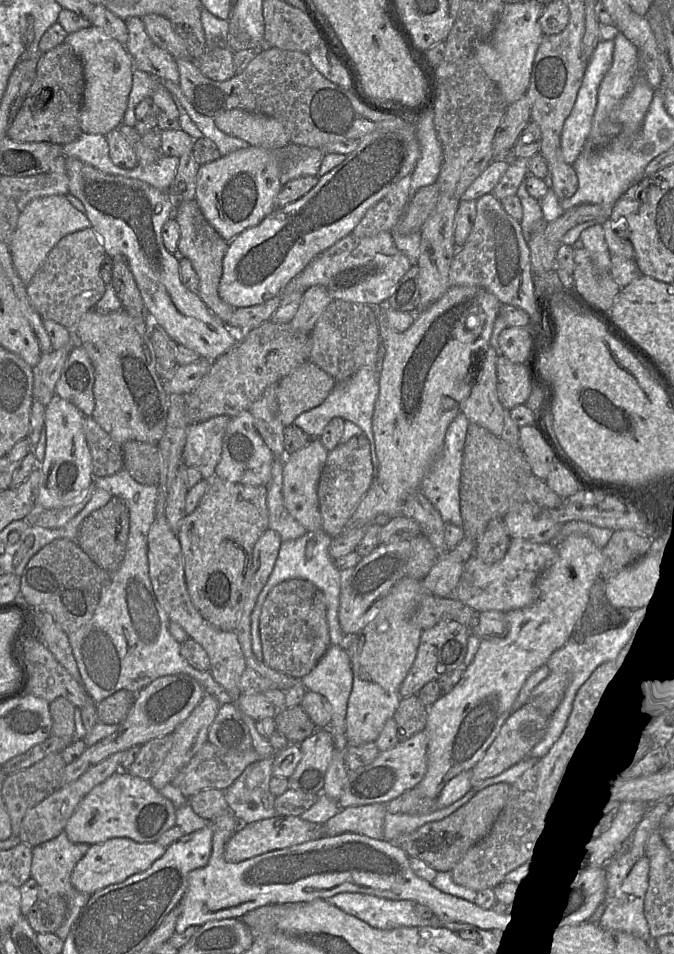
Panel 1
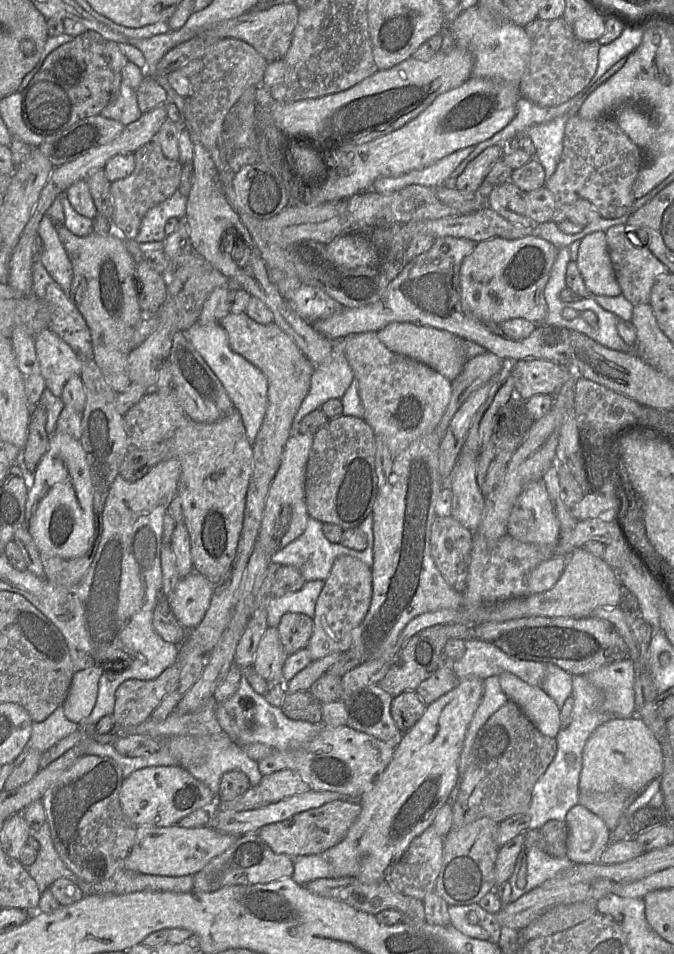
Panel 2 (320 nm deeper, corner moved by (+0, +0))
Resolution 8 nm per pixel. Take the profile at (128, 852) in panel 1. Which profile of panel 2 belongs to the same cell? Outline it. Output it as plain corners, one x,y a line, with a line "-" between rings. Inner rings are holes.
178,825
169,827
139,826
135,842
125,859
123,869
153,876
193,876
213,858
221,855
233,845
237,838
231,834
221,834
210,825
200,828
184,828

